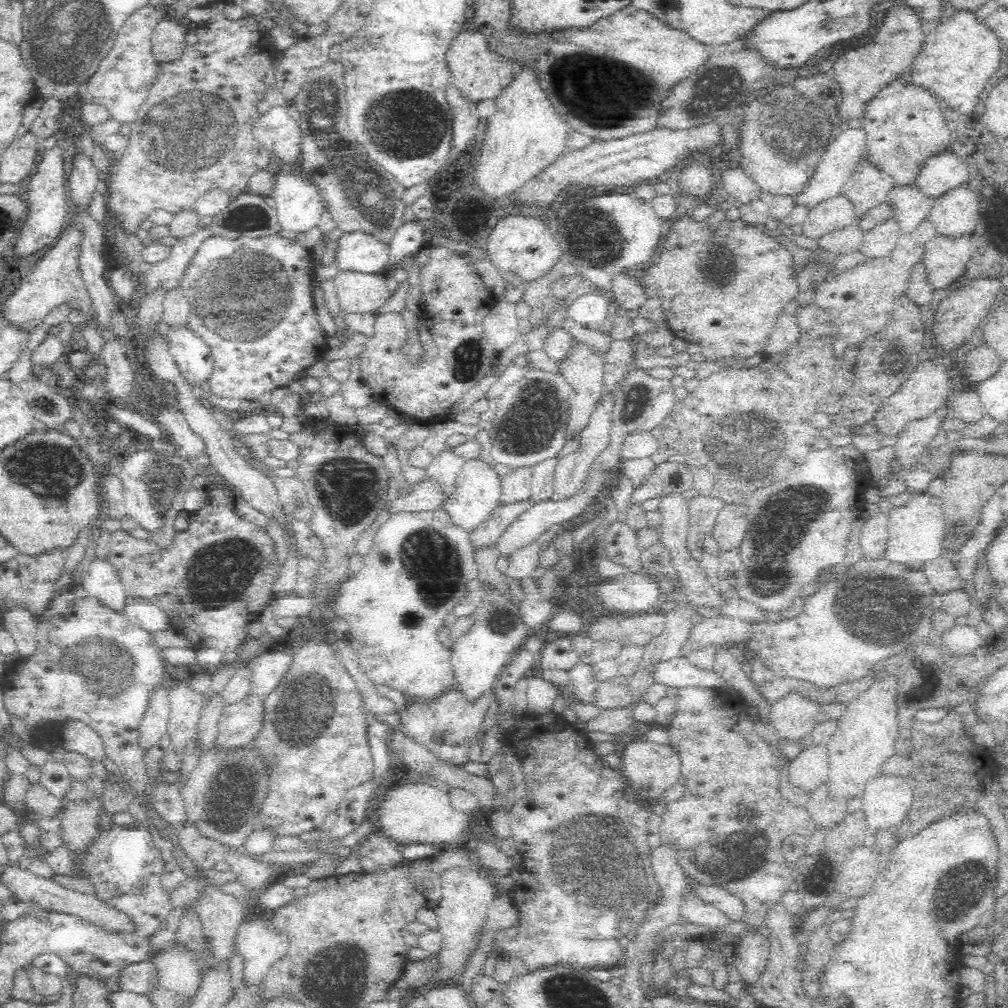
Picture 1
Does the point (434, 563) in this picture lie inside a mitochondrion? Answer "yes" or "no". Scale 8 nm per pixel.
yes

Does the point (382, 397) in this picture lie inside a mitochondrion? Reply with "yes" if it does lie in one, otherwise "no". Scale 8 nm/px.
no

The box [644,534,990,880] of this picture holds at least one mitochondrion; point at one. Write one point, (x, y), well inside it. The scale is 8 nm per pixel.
(853, 617)

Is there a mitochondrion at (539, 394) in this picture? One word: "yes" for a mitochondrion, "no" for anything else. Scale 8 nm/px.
yes

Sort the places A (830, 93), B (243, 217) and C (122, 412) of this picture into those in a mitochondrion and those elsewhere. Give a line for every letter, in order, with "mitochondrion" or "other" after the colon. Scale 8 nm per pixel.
A: other
B: mitochondrion
C: other

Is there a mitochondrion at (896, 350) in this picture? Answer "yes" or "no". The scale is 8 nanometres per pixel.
no

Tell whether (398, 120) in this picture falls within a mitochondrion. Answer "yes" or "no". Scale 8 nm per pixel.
yes

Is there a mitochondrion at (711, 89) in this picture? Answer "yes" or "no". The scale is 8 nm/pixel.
yes

